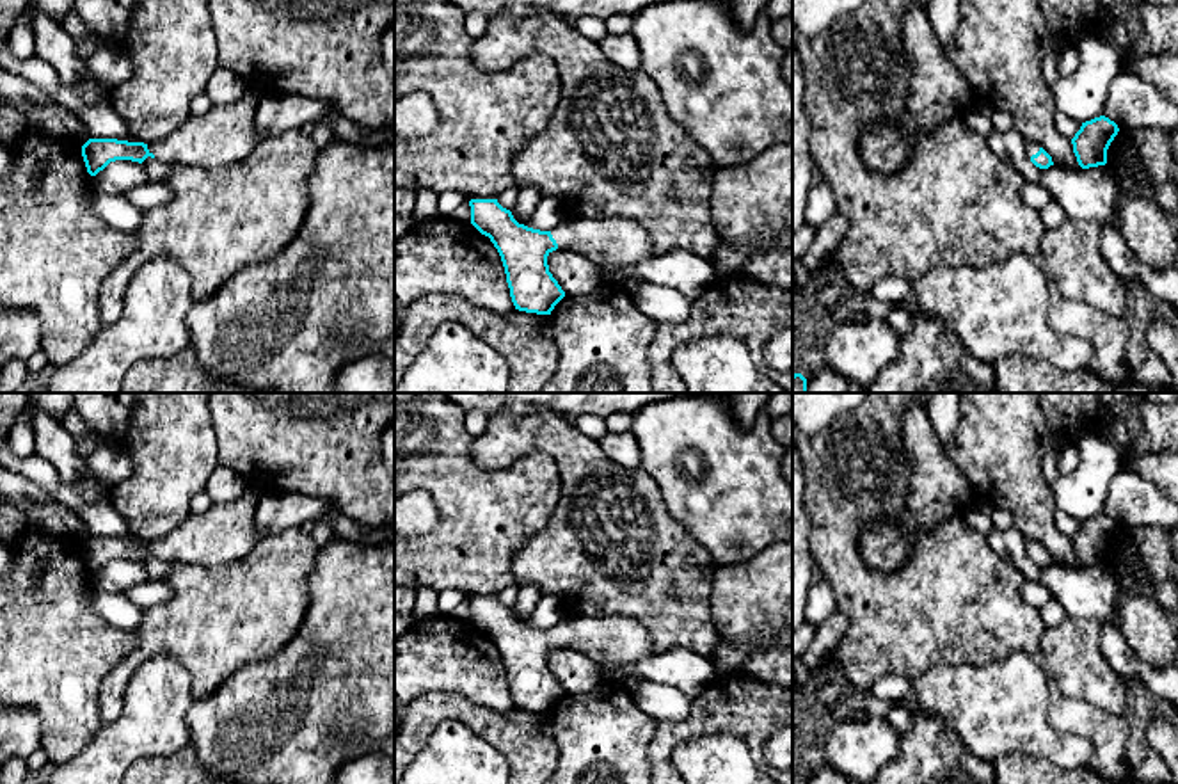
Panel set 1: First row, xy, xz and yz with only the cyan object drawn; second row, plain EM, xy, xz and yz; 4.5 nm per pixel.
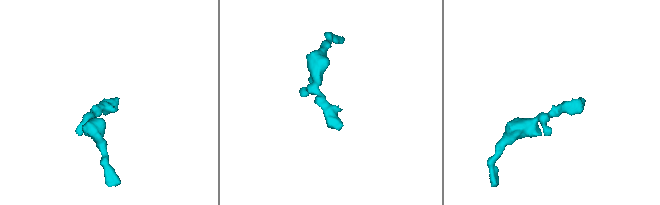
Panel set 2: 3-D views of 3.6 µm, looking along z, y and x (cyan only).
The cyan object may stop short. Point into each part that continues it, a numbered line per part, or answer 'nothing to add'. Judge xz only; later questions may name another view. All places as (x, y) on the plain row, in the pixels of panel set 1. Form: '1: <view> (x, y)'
1: xz (613, 640)

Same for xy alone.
1: xy (226, 532)

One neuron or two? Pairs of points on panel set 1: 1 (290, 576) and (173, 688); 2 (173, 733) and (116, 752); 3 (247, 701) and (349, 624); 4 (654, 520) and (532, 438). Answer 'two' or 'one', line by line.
1: two
2: one
3: one
4: one

